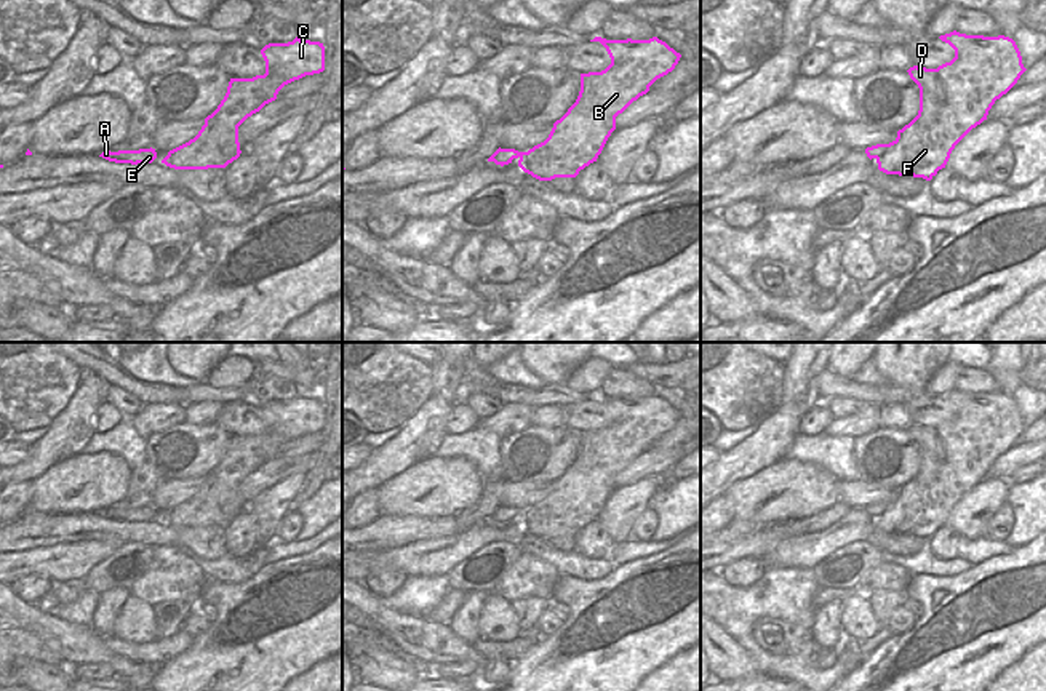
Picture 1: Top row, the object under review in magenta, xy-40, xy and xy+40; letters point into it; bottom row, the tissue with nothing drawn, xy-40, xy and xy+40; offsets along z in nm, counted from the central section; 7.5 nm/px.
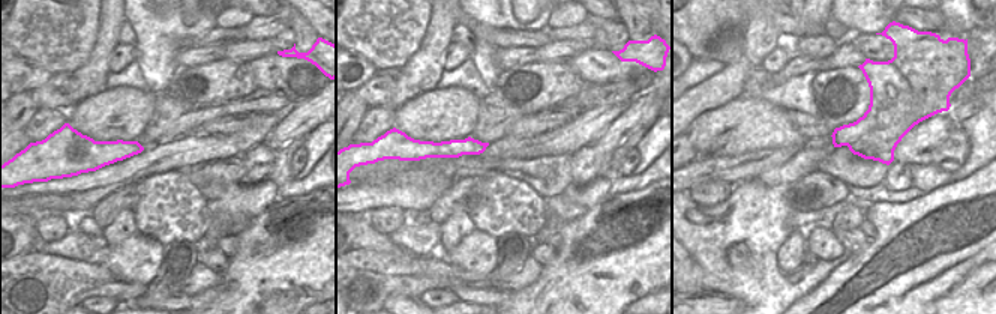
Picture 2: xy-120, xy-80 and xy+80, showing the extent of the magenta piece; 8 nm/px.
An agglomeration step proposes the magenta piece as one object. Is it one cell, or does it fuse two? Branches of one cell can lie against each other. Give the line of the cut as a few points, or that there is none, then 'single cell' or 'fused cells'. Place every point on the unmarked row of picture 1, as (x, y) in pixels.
xy (512, 507), (515, 515) | fused cells

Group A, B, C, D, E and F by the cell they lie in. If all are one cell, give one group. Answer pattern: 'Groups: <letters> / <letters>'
Groups: A E / B C D F.

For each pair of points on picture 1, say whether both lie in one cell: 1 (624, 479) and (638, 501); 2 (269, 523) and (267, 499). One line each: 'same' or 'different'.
1: different
2: same

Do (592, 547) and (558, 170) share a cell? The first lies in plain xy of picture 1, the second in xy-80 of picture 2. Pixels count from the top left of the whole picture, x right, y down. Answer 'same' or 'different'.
different

